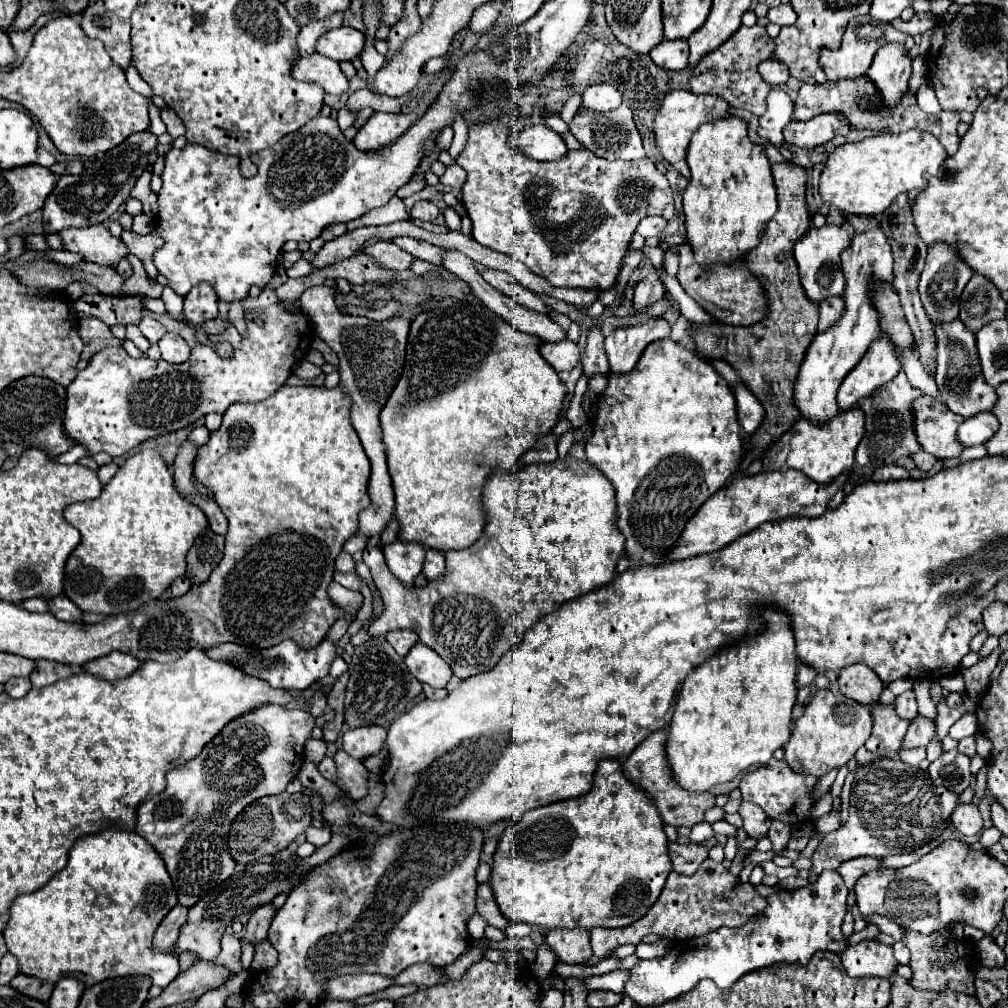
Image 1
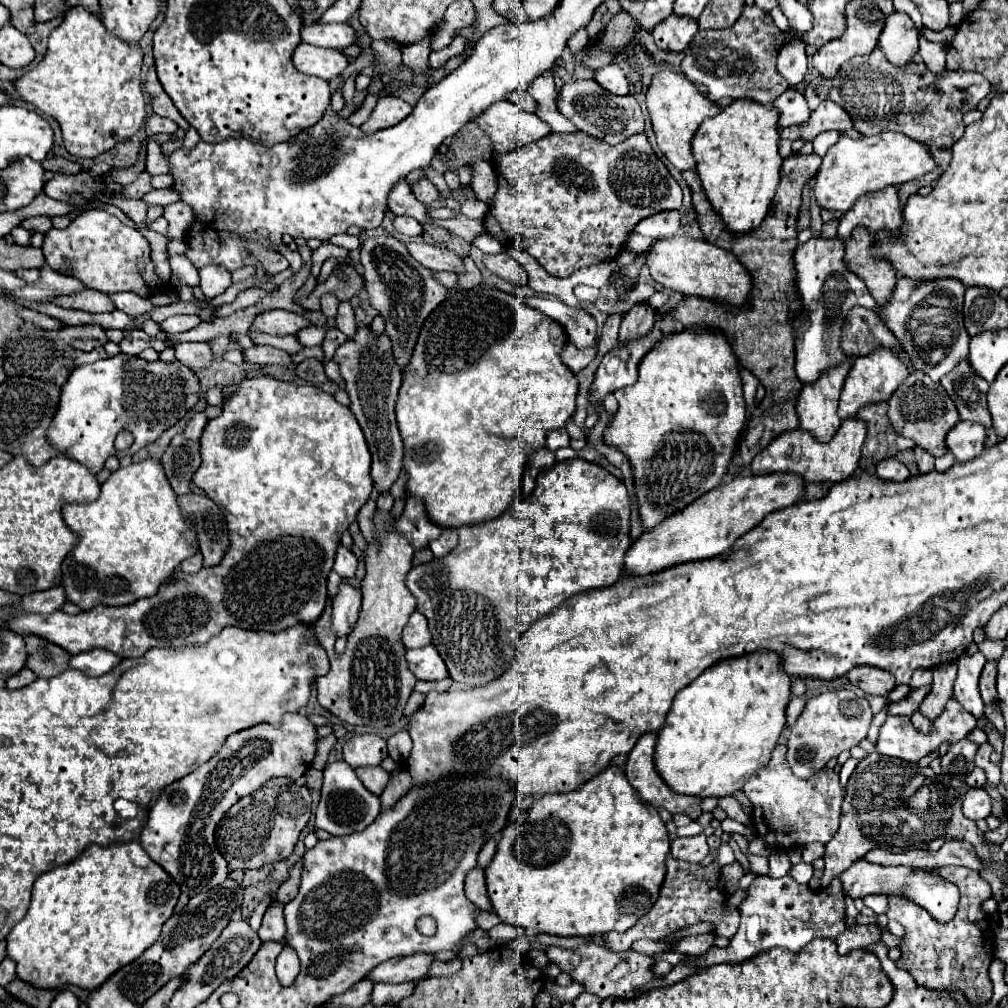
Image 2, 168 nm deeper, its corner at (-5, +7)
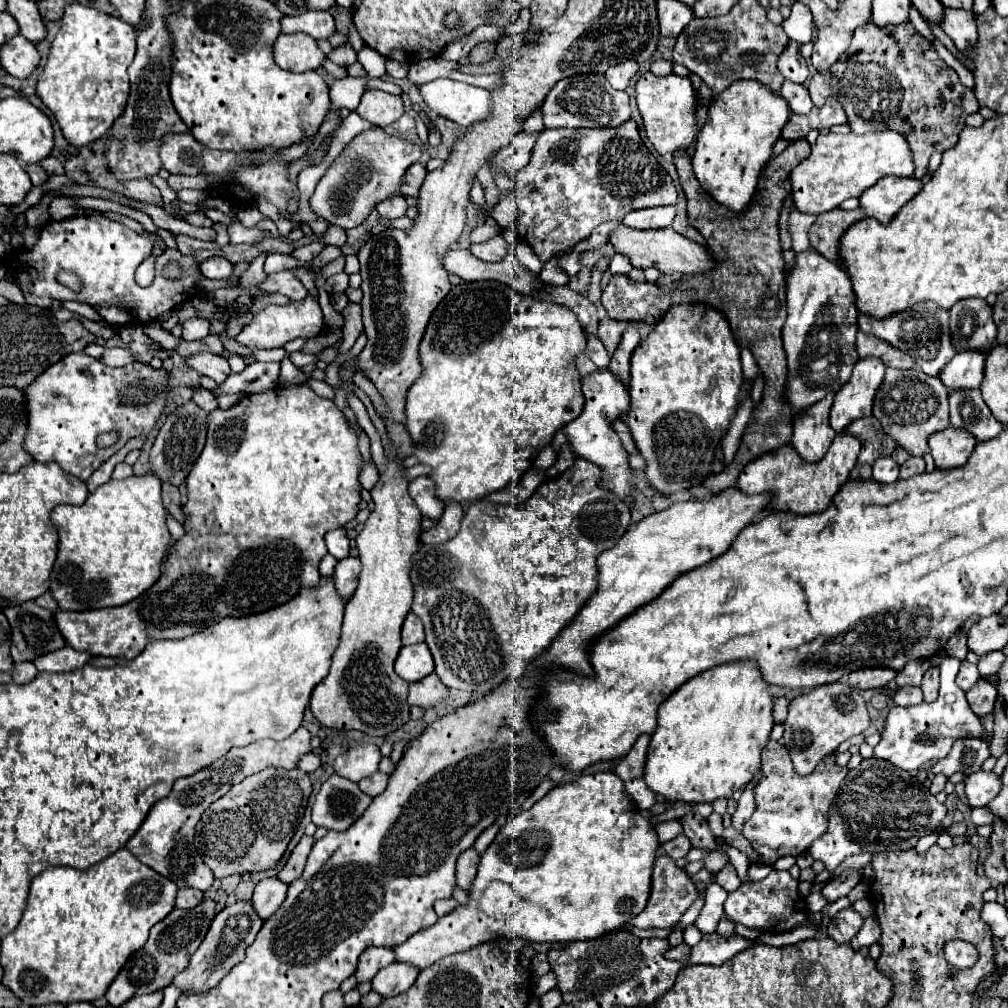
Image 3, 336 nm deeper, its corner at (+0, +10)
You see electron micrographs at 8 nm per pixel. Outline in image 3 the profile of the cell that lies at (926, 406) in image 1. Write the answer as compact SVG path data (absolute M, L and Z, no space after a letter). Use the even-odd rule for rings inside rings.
M888 368L882 386L874 398L874 416L880 420L882 430L894 438L898 446L912 456L924 456L930 452L928 436L948 428L948 390L938 378L922 374L922 370L896 370Z

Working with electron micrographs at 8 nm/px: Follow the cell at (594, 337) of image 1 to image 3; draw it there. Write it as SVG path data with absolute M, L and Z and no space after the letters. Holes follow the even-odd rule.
M555 259L544 265L539 276L543 282L554 284L556 286L564 286L569 282L567 273L558 266Z

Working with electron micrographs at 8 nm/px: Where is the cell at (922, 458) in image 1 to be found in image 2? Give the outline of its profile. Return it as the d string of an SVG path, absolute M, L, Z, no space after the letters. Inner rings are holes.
M915 447L915 459L917 459L917 467L921 473L927 473L933 469L933 461L935 457L931 457L931 453L925 453L925 449Z

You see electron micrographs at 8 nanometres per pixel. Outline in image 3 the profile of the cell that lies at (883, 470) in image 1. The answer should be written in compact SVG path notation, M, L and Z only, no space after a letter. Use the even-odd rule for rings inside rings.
M886 456L886 458L878 458L874 464L872 464L872 470L874 470L874 480L876 482L882 482L882 484L890 484L890 482L896 482L900 476L898 476L898 464Z

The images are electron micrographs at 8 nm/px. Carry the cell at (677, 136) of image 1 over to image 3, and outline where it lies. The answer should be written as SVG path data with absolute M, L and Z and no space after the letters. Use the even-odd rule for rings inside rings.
M646 72L636 82L636 104L644 120L644 130L652 146L672 162L672 154L678 148L688 148L696 138L696 118L694 118L694 88L688 78L668 74L654 76Z

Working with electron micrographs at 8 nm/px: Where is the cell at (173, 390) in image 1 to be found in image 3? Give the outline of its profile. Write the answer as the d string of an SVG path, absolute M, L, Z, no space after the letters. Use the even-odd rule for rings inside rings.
M74 352L68 354L66 358L62 358L60 362L56 362L54 366L50 366L46 372L42 372L32 386L26 386L26 412L28 412L28 432L24 438L26 452L42 462L56 462L60 464L62 470L66 470L68 474L80 478L80 480L88 480L92 476L92 472L96 468L100 468L112 454L116 454L130 438L140 436L142 432L150 432L156 424L156 420L160 418L164 406L166 406L166 382L168 382L170 374L160 368L152 368L148 364L142 362L132 362L128 366L122 368L110 368L106 364L102 364L100 360L88 356L86 352ZM100 432L120 432L120 440L106 448L106 450L98 450L96 448L96 436Z

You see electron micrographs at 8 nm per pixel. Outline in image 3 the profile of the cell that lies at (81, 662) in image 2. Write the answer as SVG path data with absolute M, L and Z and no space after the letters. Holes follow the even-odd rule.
M64 646L54 654L44 654L42 658L34 658L34 666L40 672L70 672L84 666L88 660L90 660L90 654Z

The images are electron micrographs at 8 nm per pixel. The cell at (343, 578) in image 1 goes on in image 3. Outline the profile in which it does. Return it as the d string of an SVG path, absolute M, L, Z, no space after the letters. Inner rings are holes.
M336 528L336 530L328 532L328 534L324 536L324 540L326 540L328 552L330 552L336 560L346 558L346 554L348 554L348 536L346 536L346 530L344 530L344 528Z

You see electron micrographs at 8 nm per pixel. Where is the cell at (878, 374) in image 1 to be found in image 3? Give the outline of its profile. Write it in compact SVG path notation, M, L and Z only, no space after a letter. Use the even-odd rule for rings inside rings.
M862 358L854 364L850 382L836 392L834 406L830 412L830 426L842 432L850 422L872 416L872 400L882 384L886 366L880 358Z

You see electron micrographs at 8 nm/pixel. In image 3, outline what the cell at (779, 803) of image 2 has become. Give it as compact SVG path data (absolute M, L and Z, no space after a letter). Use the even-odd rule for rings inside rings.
M770 740L762 750L762 770L764 776L754 788L756 812L744 822L742 834L758 854L758 864L774 864L782 856L804 854L810 844L826 832L828 810L842 780L848 776L848 766L838 766L836 754L832 754L814 768L814 774L800 776L794 770L786 746Z

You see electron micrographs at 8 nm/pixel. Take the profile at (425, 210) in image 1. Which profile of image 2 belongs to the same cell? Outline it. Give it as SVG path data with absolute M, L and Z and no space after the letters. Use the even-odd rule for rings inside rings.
M423 179L423 181L415 183L411 189L413 189L413 195L415 195L421 203L425 203L425 205L433 203L433 201L439 197L439 191L435 189L435 185L433 185L429 179Z

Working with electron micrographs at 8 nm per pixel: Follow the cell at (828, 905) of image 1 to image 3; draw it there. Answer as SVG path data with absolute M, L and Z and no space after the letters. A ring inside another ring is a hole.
M772 870L764 880L740 884L738 890L728 894L724 910L730 920L764 932L788 932L798 926L808 926L808 906L798 892L798 880L794 880L790 872L780 870Z

